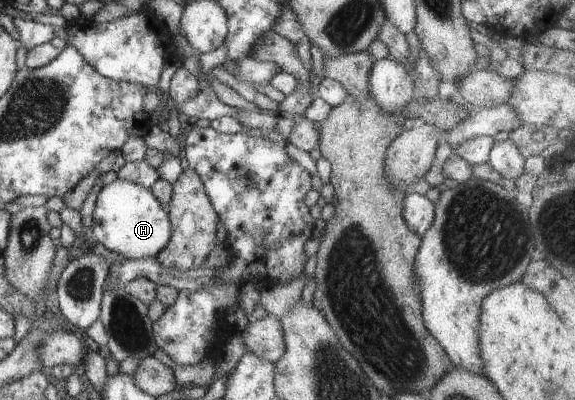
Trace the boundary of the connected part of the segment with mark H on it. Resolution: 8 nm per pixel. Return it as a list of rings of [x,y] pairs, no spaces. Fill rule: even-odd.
[[[116,179],[110,185],[102,187],[97,195],[92,220],[88,239],[93,244],[98,241],[125,260],[155,258],[172,236],[172,225],[166,207],[149,188],[127,180]]]

